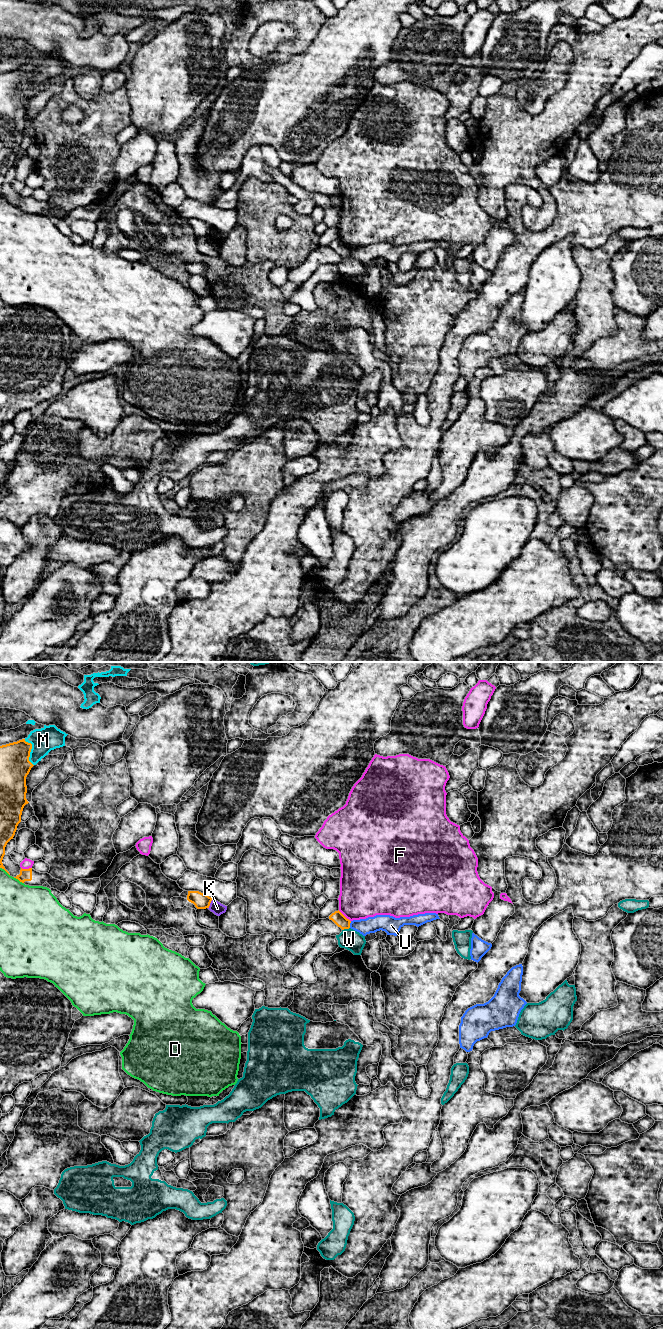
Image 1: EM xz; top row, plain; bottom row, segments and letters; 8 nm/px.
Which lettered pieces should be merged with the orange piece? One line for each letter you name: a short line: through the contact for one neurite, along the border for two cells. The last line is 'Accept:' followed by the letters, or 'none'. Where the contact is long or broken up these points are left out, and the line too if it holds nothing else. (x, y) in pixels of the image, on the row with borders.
Accept: none

